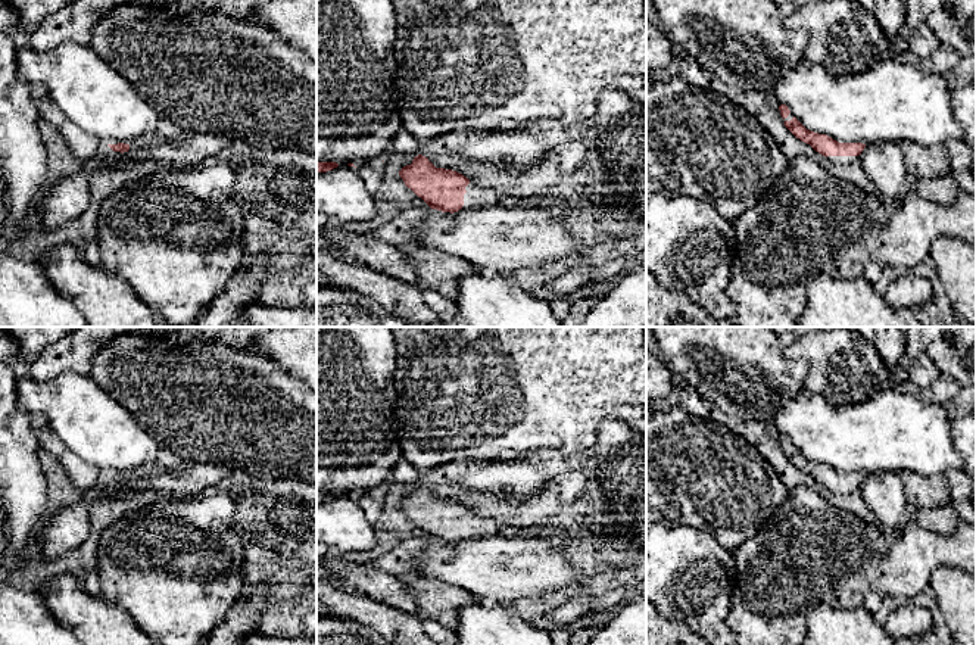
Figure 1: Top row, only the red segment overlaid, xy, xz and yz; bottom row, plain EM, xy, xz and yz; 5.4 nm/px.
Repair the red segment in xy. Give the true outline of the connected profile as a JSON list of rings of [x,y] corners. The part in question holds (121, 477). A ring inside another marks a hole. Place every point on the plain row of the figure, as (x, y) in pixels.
[[[158,465],[155,467],[141,467],[132,471],[124,471],[124,473],[118,473],[118,474],[107,474],[113,482],[128,482],[132,477],[146,477],[149,474],[162,471],[162,468],[159,468]]]

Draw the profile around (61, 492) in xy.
[[[40,451],[38,461],[47,480],[47,511],[54,514],[63,507],[74,505],[84,499],[90,487],[72,484],[59,459],[47,451]]]

